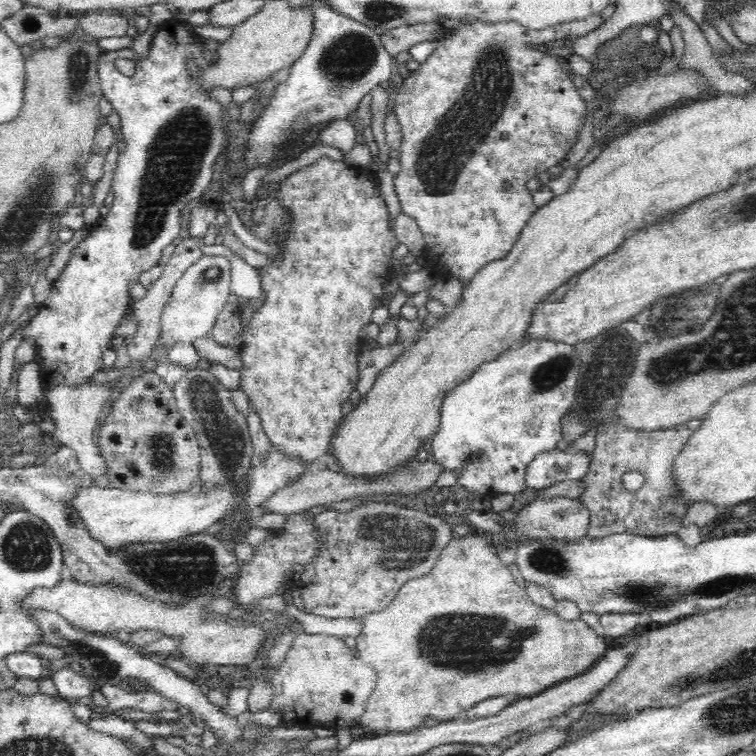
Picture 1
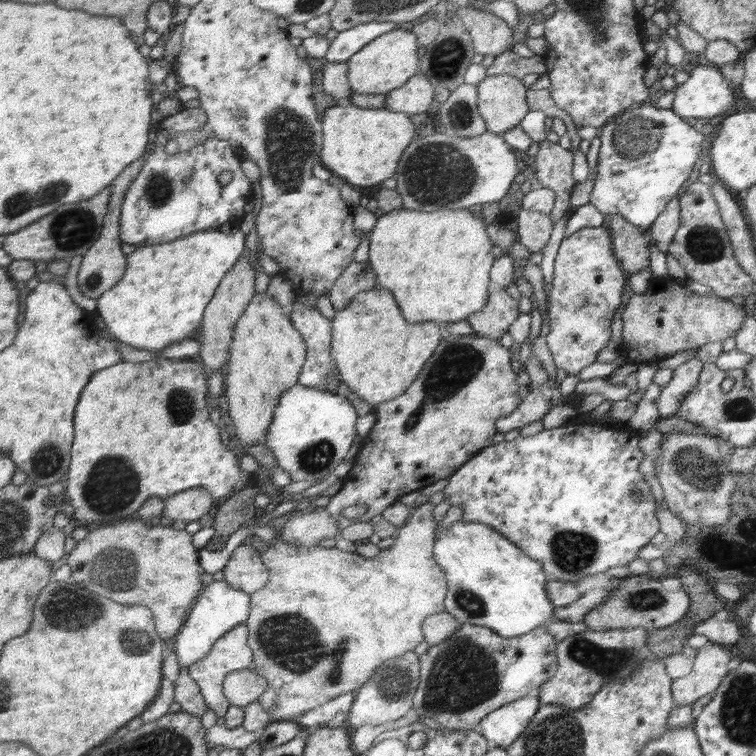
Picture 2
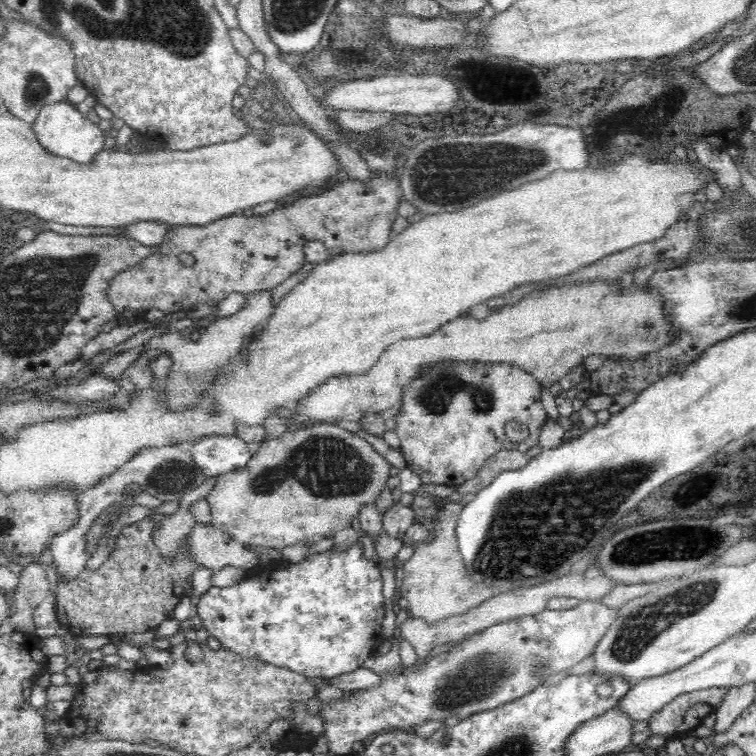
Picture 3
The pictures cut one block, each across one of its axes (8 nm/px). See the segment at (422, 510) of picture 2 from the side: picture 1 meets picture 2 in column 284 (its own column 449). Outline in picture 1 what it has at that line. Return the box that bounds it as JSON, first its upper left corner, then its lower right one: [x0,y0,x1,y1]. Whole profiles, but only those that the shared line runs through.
[355,533,607,735]

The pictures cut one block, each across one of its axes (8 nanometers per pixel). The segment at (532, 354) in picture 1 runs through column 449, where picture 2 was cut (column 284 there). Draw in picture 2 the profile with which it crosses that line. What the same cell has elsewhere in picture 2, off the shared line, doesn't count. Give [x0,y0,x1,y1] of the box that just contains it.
[265,384,358,481]

